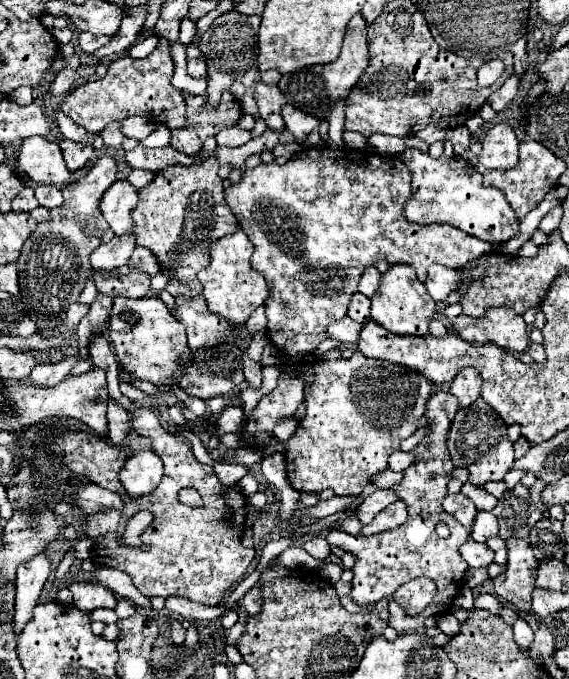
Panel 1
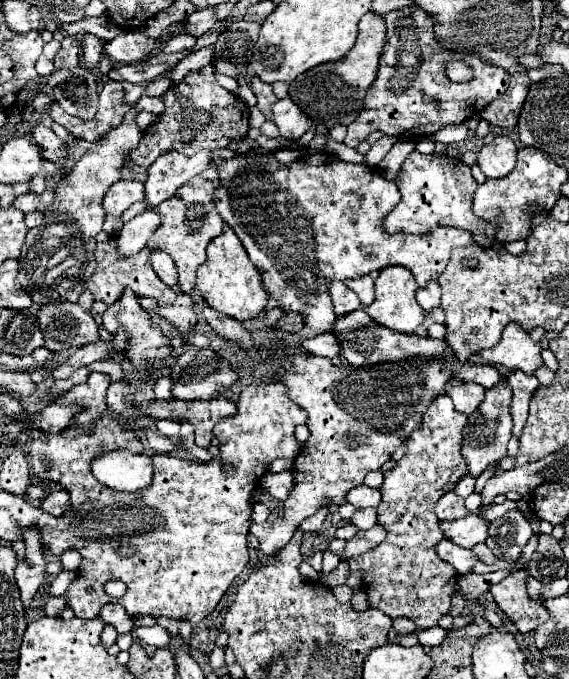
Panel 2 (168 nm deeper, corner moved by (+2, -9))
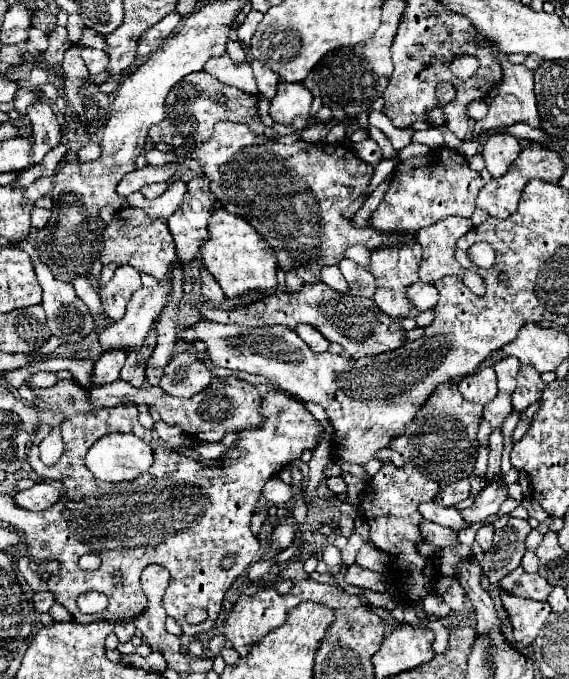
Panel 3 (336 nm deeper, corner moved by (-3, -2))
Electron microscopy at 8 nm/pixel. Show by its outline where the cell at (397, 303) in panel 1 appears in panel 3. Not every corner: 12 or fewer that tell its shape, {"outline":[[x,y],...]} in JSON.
{"outline":[[420,245],[370,251],[374,301],[390,317],[410,311],[406,287],[418,281]]}

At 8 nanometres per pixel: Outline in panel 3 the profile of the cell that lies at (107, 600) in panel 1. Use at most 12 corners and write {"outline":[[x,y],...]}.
{"outline":[[118,621],[114,633],[120,643],[132,641],[132,621]]}

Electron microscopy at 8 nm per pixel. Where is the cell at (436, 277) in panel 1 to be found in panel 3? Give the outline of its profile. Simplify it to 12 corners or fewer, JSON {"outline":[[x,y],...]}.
{"outline":[[416,281],[406,289],[416,311],[434,309],[438,291],[430,283]]}

